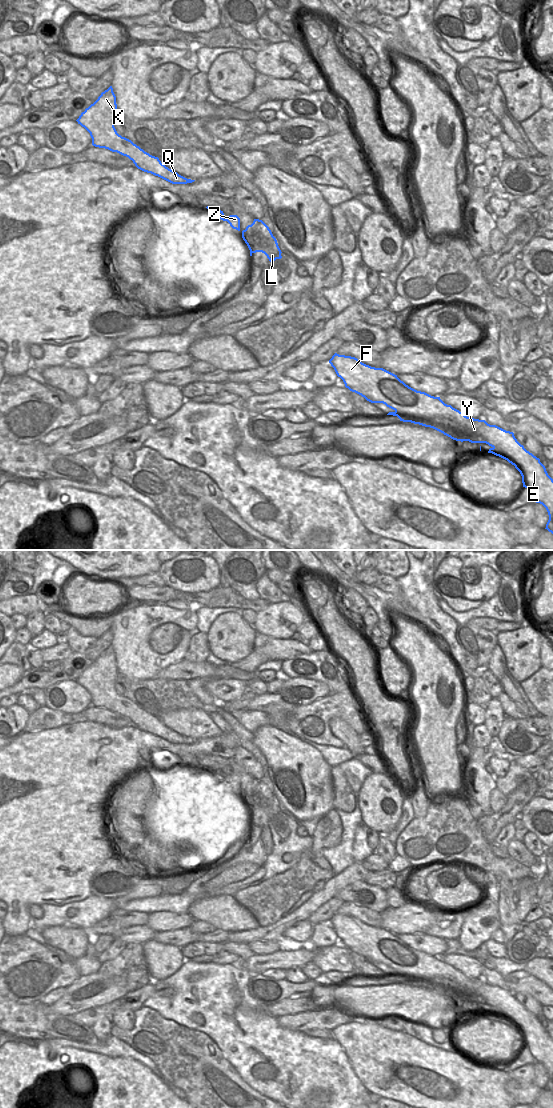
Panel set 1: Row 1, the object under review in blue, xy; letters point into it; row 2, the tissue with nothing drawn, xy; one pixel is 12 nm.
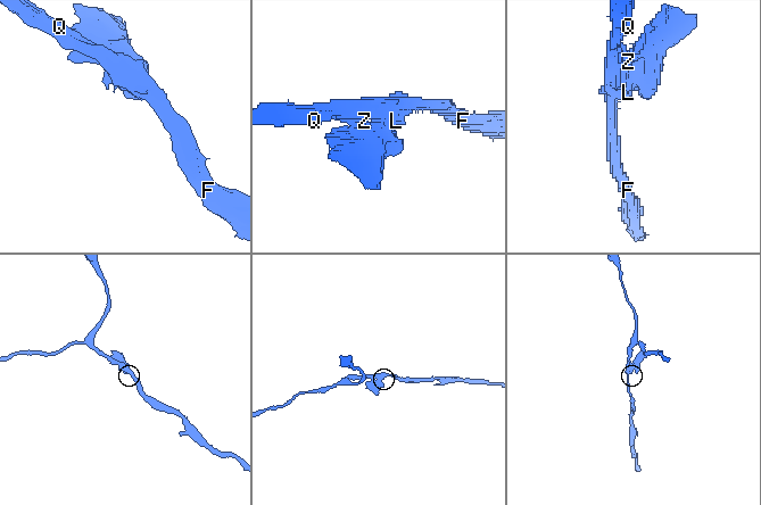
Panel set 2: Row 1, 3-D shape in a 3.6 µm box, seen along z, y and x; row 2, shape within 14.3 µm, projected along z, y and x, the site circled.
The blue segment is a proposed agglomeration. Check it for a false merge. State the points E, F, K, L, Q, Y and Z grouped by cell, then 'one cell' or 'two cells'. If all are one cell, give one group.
E F K L Q Y / Z | two cells

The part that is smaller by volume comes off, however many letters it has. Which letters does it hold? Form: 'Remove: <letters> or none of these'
Remove: Z

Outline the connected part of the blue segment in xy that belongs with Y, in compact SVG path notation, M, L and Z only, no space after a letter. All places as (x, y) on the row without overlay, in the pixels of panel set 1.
M335 913L329 923L350 951L361 955L371 963L383 963L394 970L387 975L397 976L403 982L433 988L456 1001L488 1004L491 1007L488 1013L507 1020L520 1032L523 1047L530 1050L536 1063L540 1063L546 1068L549 1080L545 1089L553 1094L553 1039L548 1035L540 1019L527 1011L517 1001L513 992L490 985L485 980L467 977L451 965L445 964L440 957L417 951L401 941L397 935L383 928L366 925L355 917Z

